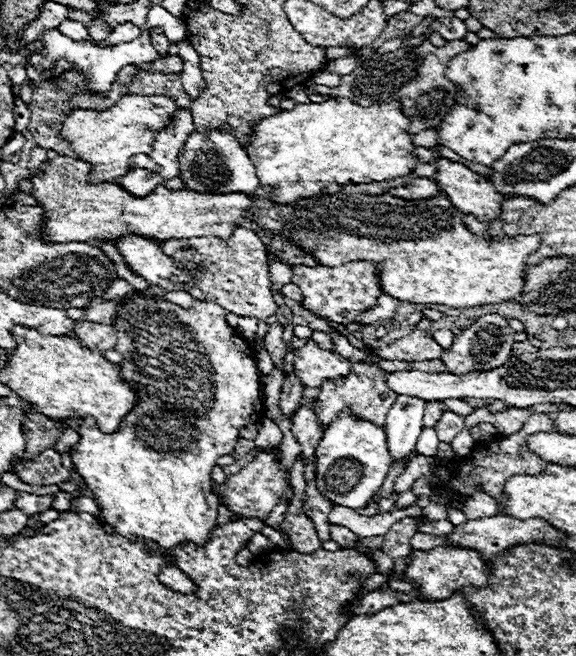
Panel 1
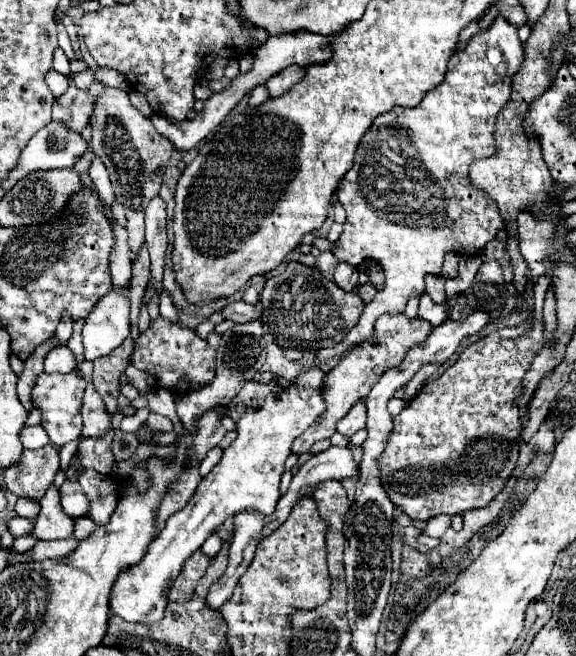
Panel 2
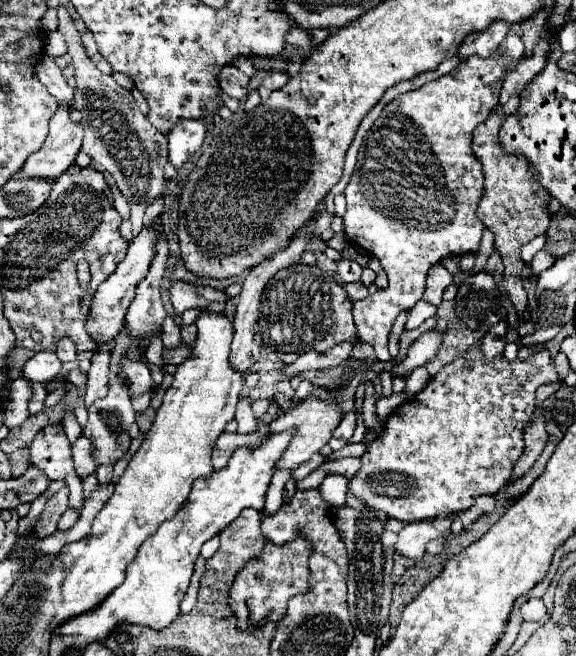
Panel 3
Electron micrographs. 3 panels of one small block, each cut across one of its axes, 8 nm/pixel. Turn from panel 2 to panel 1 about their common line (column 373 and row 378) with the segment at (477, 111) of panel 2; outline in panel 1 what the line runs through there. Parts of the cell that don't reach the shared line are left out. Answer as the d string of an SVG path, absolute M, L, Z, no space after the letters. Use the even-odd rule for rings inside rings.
M144 296L126 300L118 308L118 318L114 320L120 332L116 350L126 358L120 364L122 378L136 390L138 404L122 418L120 428L112 434L100 432L98 424L90 424L90 418L84 418L78 428L80 442L72 446L74 470L82 476L86 488L92 490L102 520L108 522L116 534L156 546L162 554L174 550L182 542L192 542L196 546L208 542L210 532L218 526L216 516L220 506L220 498L212 494L212 466L220 456L234 452L240 428L264 416L260 372L254 352L248 342L226 324L224 316L226 310L206 300L194 300L190 310ZM308 340L302 348L294 350L294 368L304 386L318 388L324 380L346 376L352 364L336 352L322 350L314 340Z

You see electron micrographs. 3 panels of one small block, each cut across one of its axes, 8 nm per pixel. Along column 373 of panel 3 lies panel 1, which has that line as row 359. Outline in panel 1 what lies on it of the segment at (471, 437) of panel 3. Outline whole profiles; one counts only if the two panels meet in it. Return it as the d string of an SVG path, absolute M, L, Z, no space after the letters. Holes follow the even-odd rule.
M484 314L472 326L464 328L456 338L450 350L442 352L442 362L446 364L448 372L466 374L470 370L492 370L502 366L512 356L512 328L508 326L506 318L498 314Z

